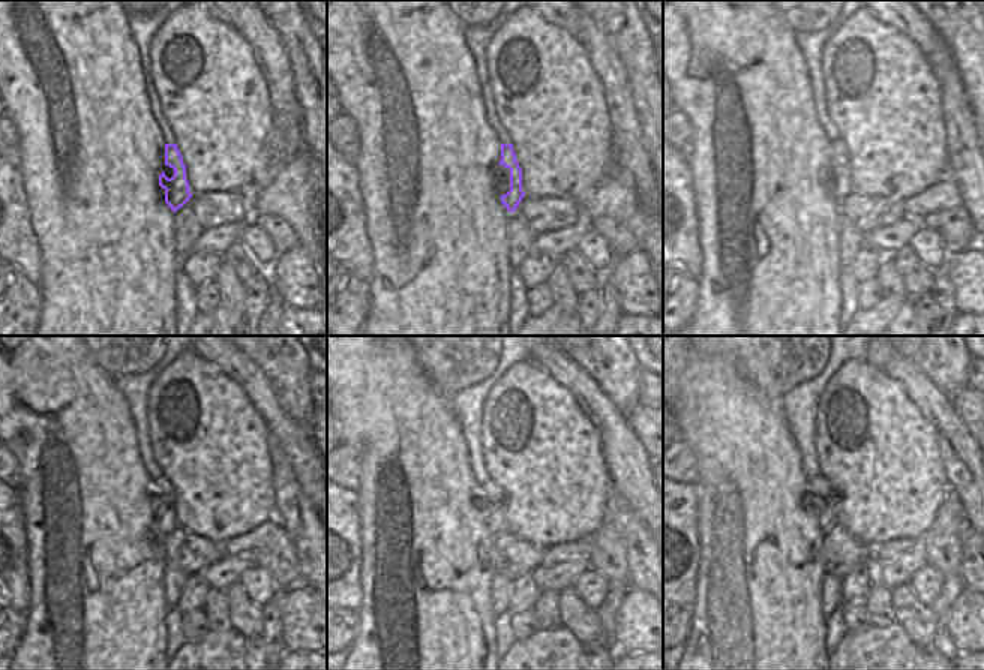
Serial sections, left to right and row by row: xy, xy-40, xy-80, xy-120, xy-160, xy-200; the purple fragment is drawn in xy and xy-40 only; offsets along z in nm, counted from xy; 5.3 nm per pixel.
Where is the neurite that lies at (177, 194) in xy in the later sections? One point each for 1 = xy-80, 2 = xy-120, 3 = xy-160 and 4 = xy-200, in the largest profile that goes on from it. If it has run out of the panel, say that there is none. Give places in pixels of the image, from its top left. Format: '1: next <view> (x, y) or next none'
1: next xy-80 (839, 153)
2: next xy-120 (161, 489)
3: next xy-160 (492, 492)
4: next xy-200 (816, 492)

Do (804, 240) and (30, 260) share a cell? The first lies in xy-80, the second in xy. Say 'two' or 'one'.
two

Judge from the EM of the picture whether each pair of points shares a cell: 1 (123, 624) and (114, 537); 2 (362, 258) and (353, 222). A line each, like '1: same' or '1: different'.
1: same
2: same

